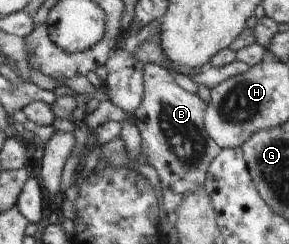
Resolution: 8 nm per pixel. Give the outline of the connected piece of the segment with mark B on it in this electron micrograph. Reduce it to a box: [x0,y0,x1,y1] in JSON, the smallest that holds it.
[131,63,222,218]

